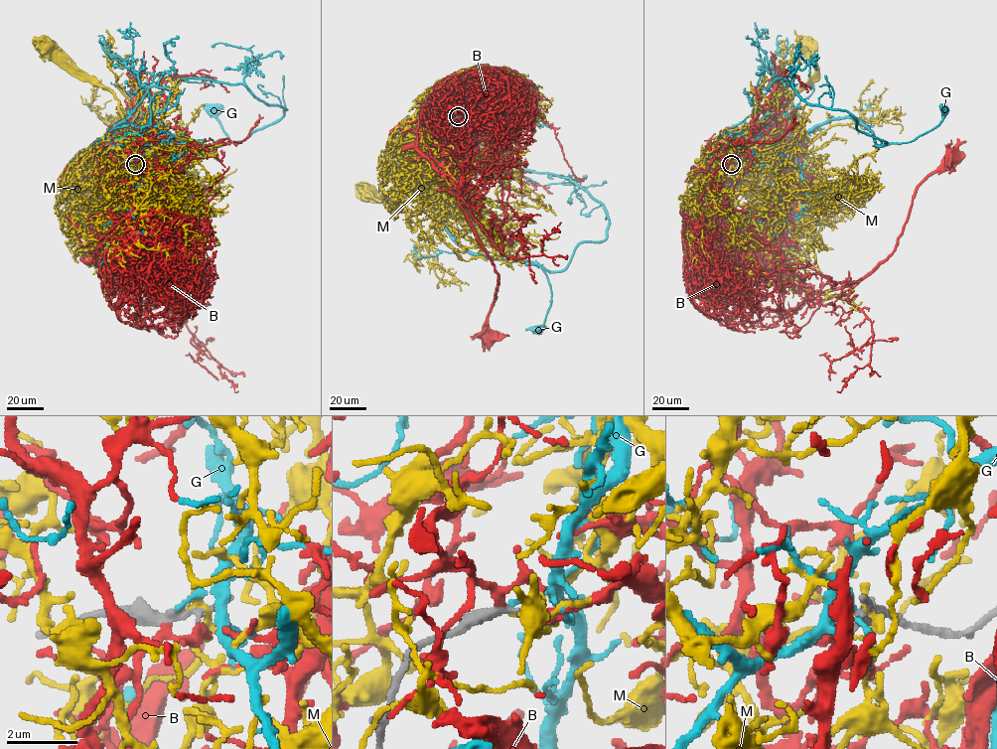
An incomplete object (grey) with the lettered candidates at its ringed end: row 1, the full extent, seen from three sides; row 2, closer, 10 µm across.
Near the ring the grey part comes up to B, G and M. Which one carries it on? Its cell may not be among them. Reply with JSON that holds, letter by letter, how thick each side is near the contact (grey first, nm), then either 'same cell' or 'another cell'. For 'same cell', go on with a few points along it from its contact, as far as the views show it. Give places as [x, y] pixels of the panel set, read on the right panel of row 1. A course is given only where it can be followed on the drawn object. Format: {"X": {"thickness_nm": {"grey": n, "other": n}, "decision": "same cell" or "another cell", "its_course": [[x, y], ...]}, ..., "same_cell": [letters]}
{"B": {"thickness_nm": {"grey": 240, "other": 150}, "decision": "same cell", "its_course": [[731, 164], [724, 205], [738, 236], [780, 274], [820, 292], [856, 282], [890, 255], [915, 191], [951, 154]]}, "G": {"thickness_nm": {"grey": 200, "other": 140}, "decision": "another cell"}, "M": {"thickness_nm": {"grey": 180, "other": 140}, "decision": "another cell"}, "same_cell": ["B"]}

